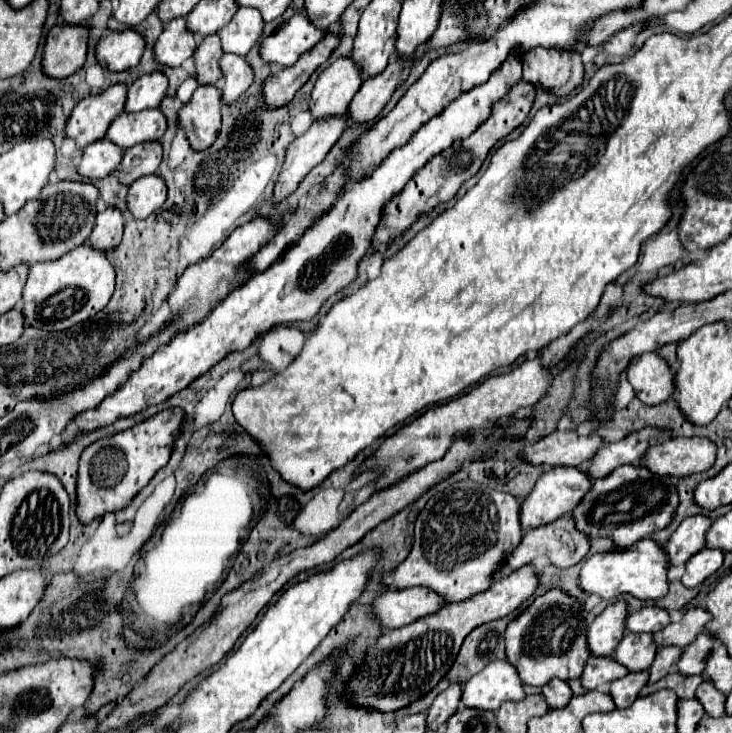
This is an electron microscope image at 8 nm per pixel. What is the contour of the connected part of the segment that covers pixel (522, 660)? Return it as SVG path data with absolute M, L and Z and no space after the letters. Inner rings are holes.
M555 587L555 591L535 597L535 601L519 617L515 617L505 631L507 661L517 667L521 681L543 687L555 677L565 681L579 679L591 657L589 645L585 643L585 631L589 627L587 617L589 611L563 589Z

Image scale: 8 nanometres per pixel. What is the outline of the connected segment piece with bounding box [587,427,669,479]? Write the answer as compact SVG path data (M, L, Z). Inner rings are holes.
M643 427L641 431L629 433L621 441L599 449L597 455L593 457L593 463L589 465L587 473L593 479L599 479L599 477L609 475L613 469L617 469L621 465L637 465L645 457L647 449L651 447L649 439L667 437L667 435L669 435L669 431L661 431L661 427Z

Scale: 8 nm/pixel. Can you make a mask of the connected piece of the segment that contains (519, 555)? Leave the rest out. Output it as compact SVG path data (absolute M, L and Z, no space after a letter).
M565 515L565 517L557 519L555 523L549 523L549 525L537 527L537 529L525 529L521 545L505 561L505 571L515 571L515 569L531 563L539 555L549 555L551 563L557 567L571 567L589 553L589 547L591 547L589 541L591 541L589 537L581 535L581 531L577 531L577 527L573 527L573 515Z

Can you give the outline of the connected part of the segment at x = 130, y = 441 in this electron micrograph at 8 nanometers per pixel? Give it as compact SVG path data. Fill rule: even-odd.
M179 407L159 411L157 415L113 435L103 441L89 445L79 461L79 479L77 479L77 515L83 523L89 523L95 517L103 517L109 511L127 507L127 503L137 495L149 479L165 467L173 451L173 439L181 435L185 413Z

